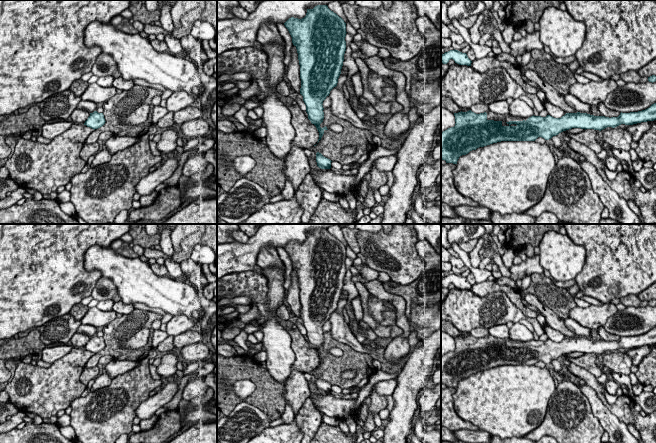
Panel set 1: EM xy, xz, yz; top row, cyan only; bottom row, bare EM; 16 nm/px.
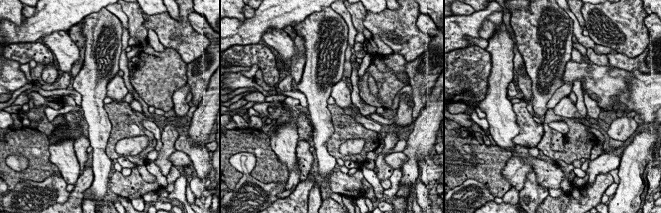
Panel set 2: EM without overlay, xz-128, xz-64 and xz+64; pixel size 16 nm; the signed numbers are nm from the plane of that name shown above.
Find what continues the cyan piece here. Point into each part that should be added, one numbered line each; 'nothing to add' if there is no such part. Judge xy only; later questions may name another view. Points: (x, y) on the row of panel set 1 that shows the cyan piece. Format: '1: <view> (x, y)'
nothing to add

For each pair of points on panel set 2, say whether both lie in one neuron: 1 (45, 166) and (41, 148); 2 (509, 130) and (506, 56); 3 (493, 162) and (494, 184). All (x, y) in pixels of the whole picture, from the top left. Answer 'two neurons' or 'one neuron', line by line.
1: one neuron
2: one neuron
3: one neuron

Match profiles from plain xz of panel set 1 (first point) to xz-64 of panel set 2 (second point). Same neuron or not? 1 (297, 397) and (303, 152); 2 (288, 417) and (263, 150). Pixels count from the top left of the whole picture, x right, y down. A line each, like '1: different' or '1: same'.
1: same
2: different

